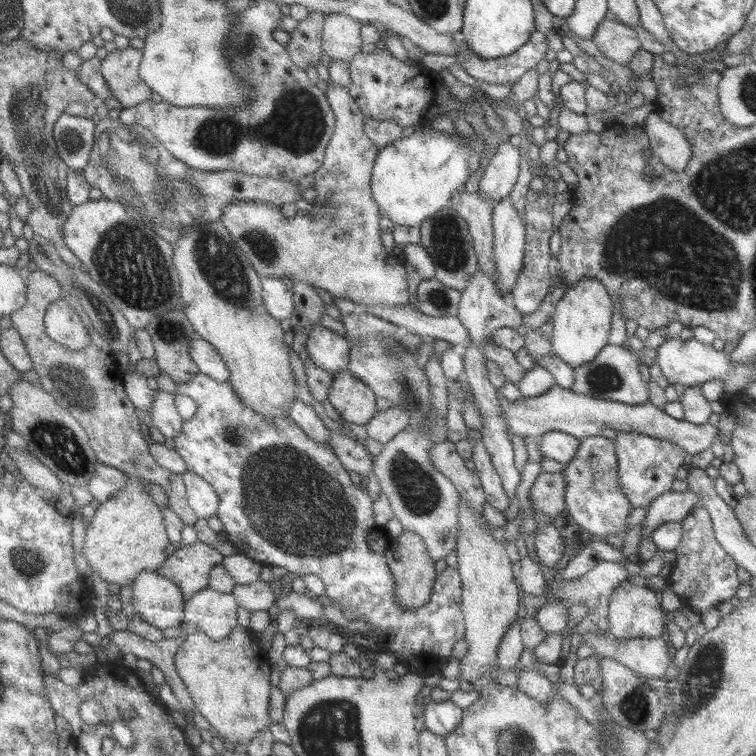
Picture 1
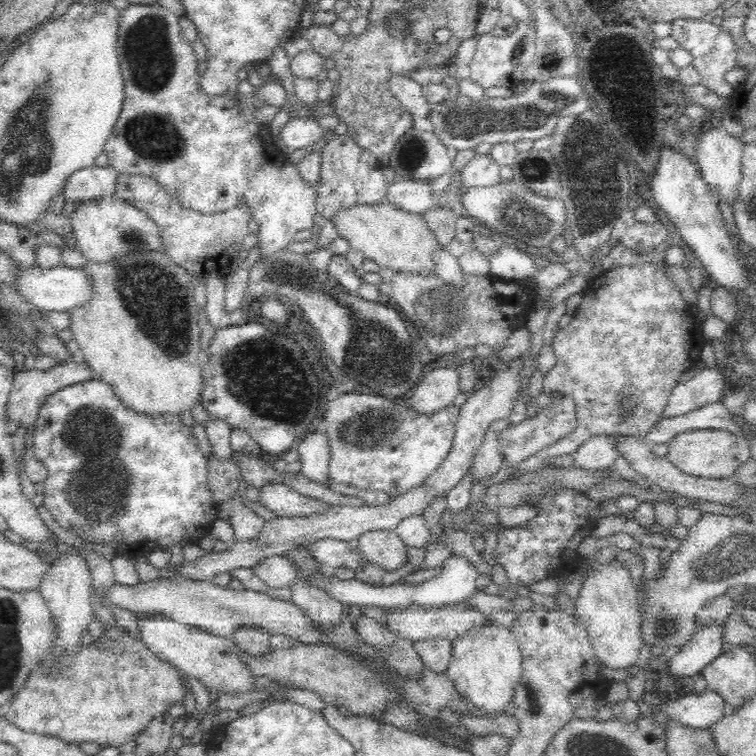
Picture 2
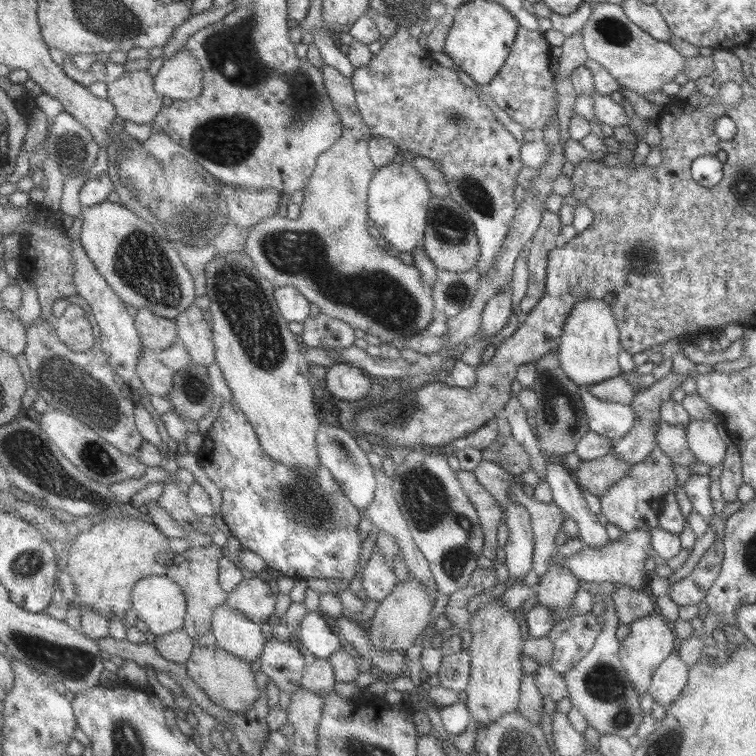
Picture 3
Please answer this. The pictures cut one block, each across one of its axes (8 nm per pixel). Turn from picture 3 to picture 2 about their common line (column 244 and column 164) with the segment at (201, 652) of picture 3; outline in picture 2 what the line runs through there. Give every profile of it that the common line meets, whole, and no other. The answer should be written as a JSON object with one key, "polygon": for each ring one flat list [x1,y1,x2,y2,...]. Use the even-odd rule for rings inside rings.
{"polygon":[[100,623,100,629,95,634,94,640,90,644,79,643,78,645,67,645,66,648,60,648,56,652,49,653,34,666,30,674,26,678,26,682,22,684,22,688,18,688,18,692,11,697,11,700,4,708,5,717,15,724,24,732,34,732,42,736,49,736,67,743,77,744,78,742,88,742,104,747,119,747,125,742,135,740,142,732,142,729,152,720,152,718,166,713,175,704,185,705,188,698,192,696,190,685,186,681,186,677,179,674,180,668,177,665,170,664,169,661,162,660,161,657,154,656,146,646,140,642,140,639,132,637,132,635,124,628,124,626,116,624]]}

